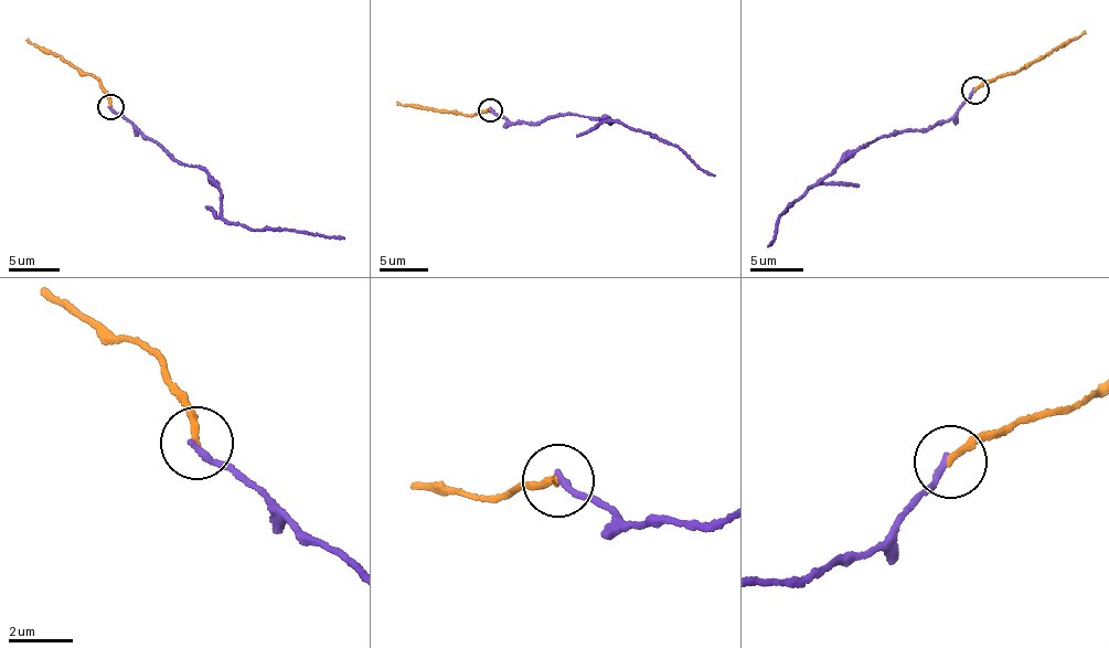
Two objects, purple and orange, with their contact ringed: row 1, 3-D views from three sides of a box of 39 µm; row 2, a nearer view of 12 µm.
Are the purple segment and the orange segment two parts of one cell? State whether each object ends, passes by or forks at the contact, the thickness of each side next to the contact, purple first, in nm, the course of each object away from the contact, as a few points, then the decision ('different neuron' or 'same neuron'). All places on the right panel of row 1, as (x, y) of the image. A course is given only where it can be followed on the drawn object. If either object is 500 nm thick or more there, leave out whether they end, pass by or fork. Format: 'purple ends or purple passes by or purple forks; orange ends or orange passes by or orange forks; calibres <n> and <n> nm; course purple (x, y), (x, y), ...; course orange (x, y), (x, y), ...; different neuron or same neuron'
purple ends; orange ends; calibres 200 and 220 nm; course purple (974, 89), (945, 121), (921, 133), (876, 137), (846, 158), (789, 204), (781, 213), (774, 241), (767, 246); course orange (974, 89), (1016, 72), (1085, 30); same neuron

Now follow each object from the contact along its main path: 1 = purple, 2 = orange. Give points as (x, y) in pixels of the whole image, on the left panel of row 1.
1: (110, 107), (163, 146), (173, 160), (217, 180), (224, 219), (260, 232), (289, 229), (344, 238)
2: (110, 107), (95, 76), (77, 71), (28, 38)

